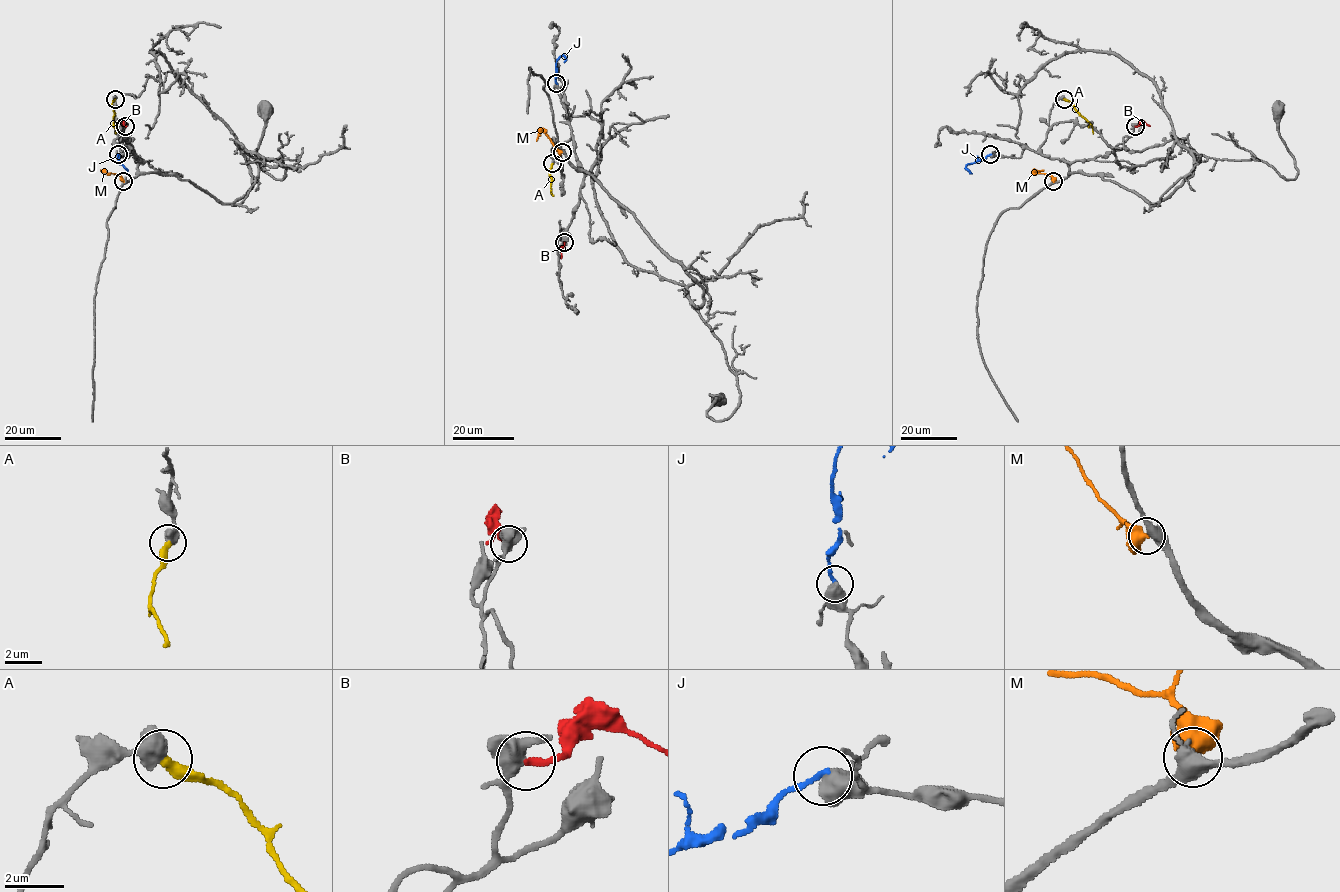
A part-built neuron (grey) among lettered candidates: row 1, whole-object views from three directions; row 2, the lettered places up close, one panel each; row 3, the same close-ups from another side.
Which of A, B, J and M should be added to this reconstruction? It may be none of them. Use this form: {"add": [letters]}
{"add": []}

